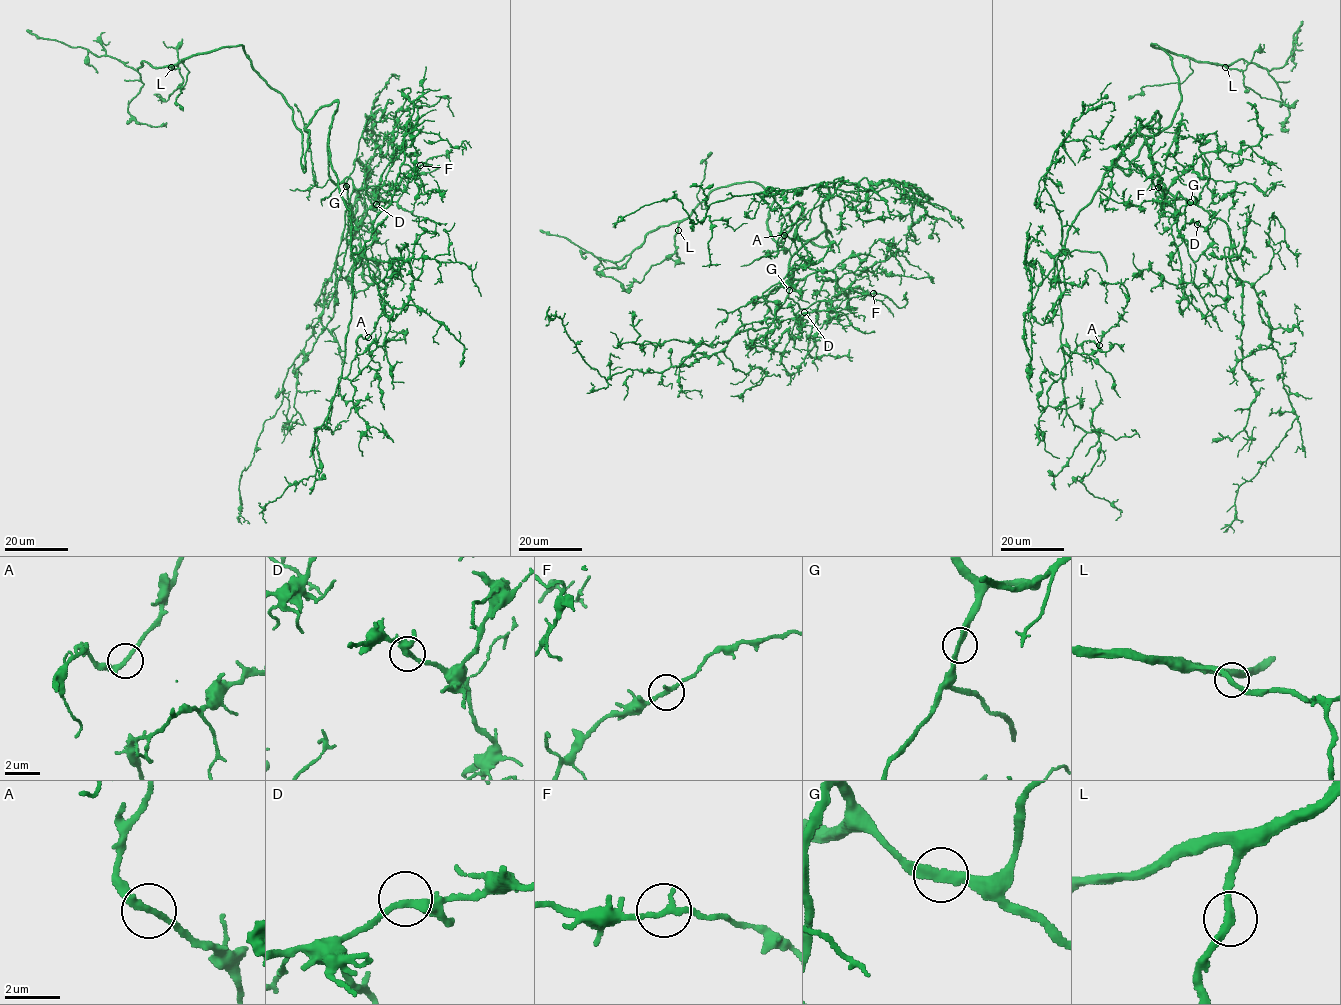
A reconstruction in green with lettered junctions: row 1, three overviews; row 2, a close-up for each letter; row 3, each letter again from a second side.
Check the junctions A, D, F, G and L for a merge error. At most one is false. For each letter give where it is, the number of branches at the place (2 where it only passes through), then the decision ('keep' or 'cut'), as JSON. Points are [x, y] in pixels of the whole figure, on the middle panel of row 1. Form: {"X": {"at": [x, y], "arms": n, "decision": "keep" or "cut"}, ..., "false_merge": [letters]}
{"A": {"at": [784, 235], "arms": 2, "decision": "keep"}, "D": {"at": [804, 312], "arms": 2, "decision": "keep"}, "F": {"at": [873, 293], "arms": 2, "decision": "keep"}, "G": {"at": [789, 290], "arms": 2, "decision": "keep"}, "L": {"at": [678, 230], "arms": 2, "decision": "keep"}, "false_merge": []}

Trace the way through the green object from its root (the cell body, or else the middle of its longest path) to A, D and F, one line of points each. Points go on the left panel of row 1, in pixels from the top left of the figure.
A: (321, 108), (338, 102), (328, 145), (350, 211), (355, 264), (343, 377), (355, 341), (368, 337)
D: (321, 108), (338, 102), (327, 147), (328, 174), (335, 183), (352, 180), (348, 244), (376, 204)
F: (321, 108), (338, 102), (327, 147), (328, 174), (335, 183), (350, 177), (359, 190), (398, 184), (420, 165)

